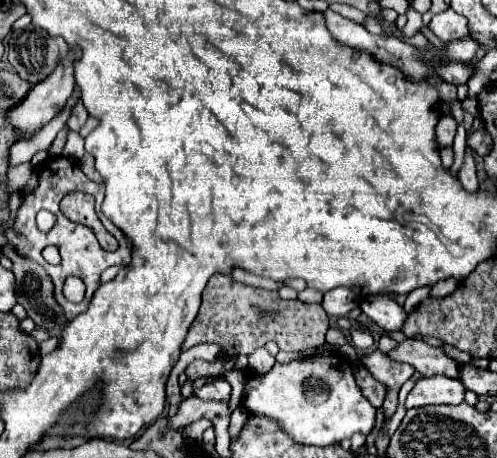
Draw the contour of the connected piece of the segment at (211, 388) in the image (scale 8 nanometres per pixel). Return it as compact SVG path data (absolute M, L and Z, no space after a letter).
M215 379L211 383L205 383L203 387L195 389L195 395L199 399L217 399L217 401L227 401L231 395L231 387L225 379Z

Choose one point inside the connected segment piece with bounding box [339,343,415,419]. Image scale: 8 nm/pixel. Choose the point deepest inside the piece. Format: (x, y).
(394, 374)

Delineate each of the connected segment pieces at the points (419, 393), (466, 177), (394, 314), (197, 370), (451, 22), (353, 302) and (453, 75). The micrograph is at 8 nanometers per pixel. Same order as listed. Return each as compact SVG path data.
M445 375L419 379L413 391L405 399L405 409L423 405L459 405L465 401L465 387L459 379L447 379Z
M467 145L465 149L465 161L459 169L459 181L467 191L477 191L479 181L477 181L477 169L475 169L475 159L473 159L473 149Z
M371 295L365 301L361 301L361 311L369 315L381 329L385 331L399 331L405 323L407 313L401 305L395 303L389 295Z
M195 359L195 361L189 363L189 367L185 369L185 373L187 373L187 377L189 377L191 381L195 381L195 379L199 379L199 377L219 375L221 369L219 369L217 363L207 363L207 361L203 361L203 359Z
M447 9L439 15L435 15L429 23L429 29L445 43L455 41L455 39L463 39L469 35L467 19L463 19L463 15L457 15L453 9Z
M339 287L339 289L331 289L323 295L323 309L327 311L327 315L335 315L335 317L343 317L347 315L351 309L357 307L357 297L351 289Z
M453 63L451 67L439 67L439 75L445 83L453 83L453 85L461 85L467 83L471 77L471 67L461 65L461 63Z

